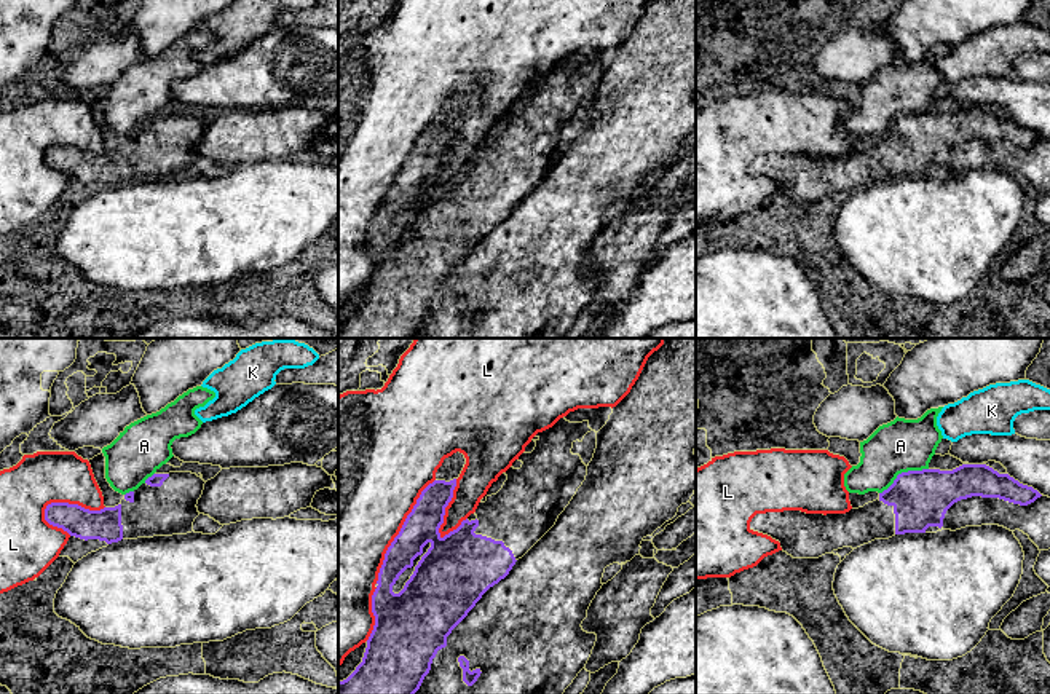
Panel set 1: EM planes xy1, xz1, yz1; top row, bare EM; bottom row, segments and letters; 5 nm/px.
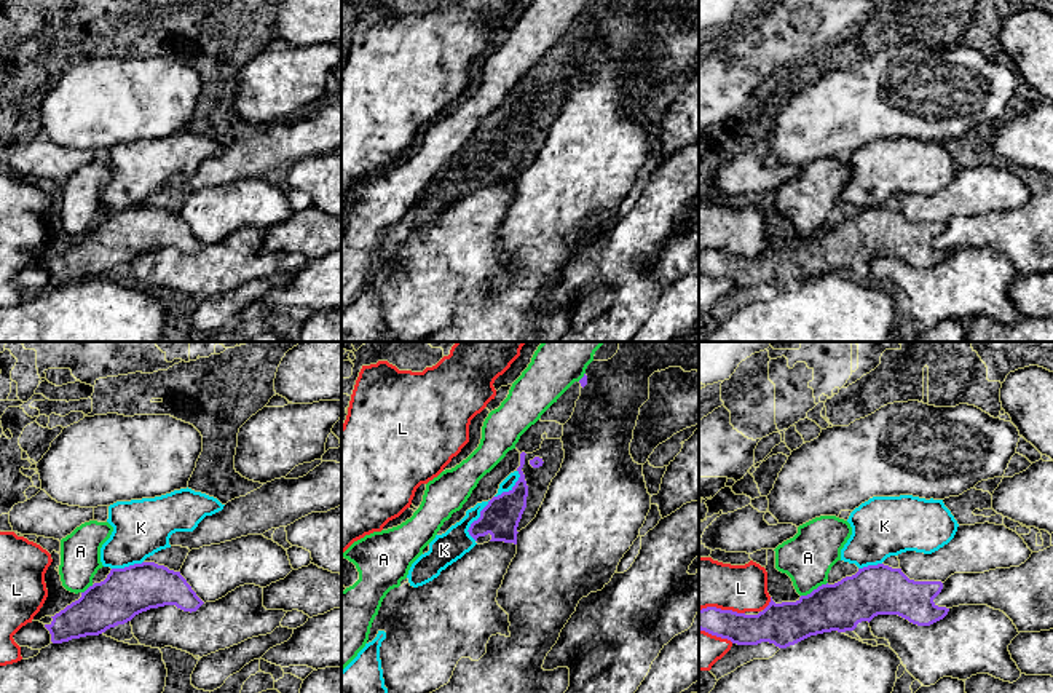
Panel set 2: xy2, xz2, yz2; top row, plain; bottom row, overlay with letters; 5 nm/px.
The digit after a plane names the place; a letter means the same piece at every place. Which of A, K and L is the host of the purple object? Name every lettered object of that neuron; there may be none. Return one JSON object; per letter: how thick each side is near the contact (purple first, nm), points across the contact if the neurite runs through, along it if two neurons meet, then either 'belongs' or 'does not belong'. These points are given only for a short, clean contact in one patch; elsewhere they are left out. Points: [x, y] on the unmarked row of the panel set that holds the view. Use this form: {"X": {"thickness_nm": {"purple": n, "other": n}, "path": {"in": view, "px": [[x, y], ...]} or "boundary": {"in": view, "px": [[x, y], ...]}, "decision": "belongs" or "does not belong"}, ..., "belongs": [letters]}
{"A": {"thickness_nm": {"purple": 280, "other": 260}, "decision": "does not belong"}, "K": {"thickness_nm": {"purple": 190, "other": 160}, "boundary": {"in": "xz2", "px": [[490, 142], [468, 173], [474, 182]]}, "decision": "does not belong"}, "L": {"thickness_nm": {"purple": 180, "other": 500}, "decision": "does not belong"}, "belongs": []}

